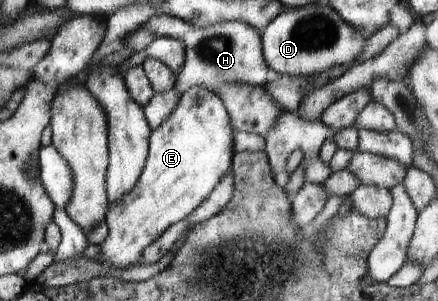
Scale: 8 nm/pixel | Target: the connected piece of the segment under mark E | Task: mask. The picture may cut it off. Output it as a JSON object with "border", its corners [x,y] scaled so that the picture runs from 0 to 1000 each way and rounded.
{"border":[[[438,286],[416,309],[402,359],[384,385],[384,399],[349,432],[340,452],[340,508],[333,545],[313,598],[311,618],[279,651],[269,678],[251,678],[237,738],[247,744],[247,784],[228,811],[219,864],[247,887],[288,890],[324,877],[326,831],[361,797],[381,757],[420,731],[452,691],[479,638],[498,618],[498,605],[521,578],[532,542],[532,432],[521,369],[505,326],[473,292]]]}

